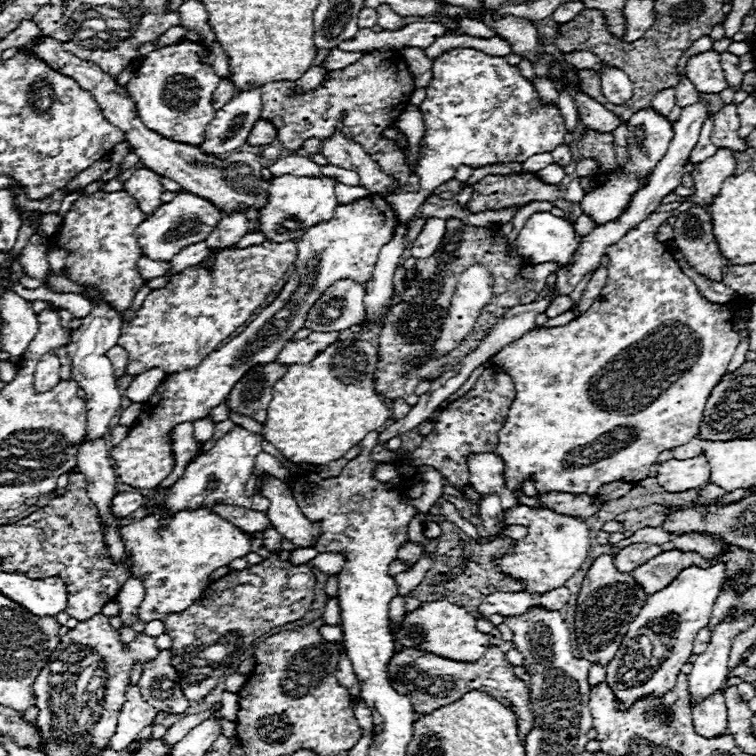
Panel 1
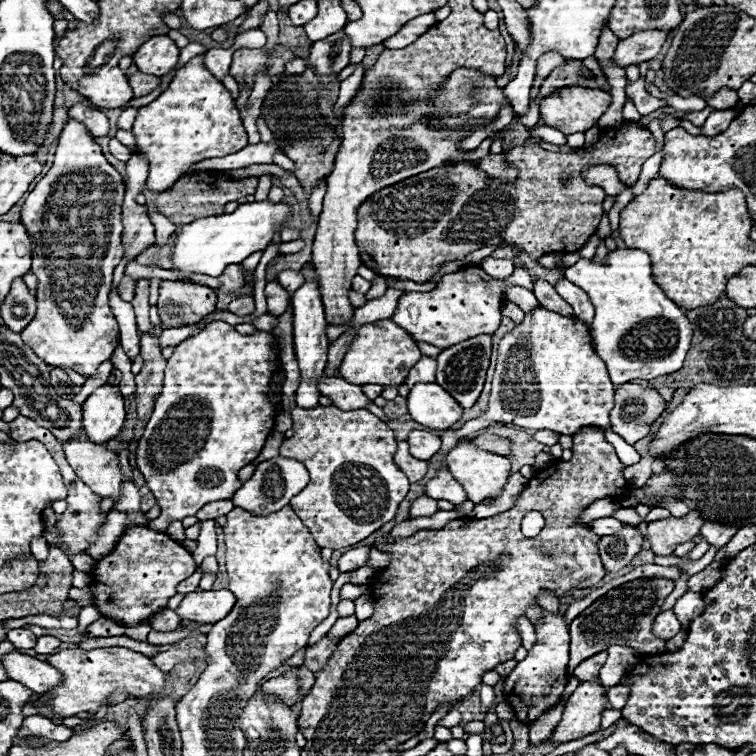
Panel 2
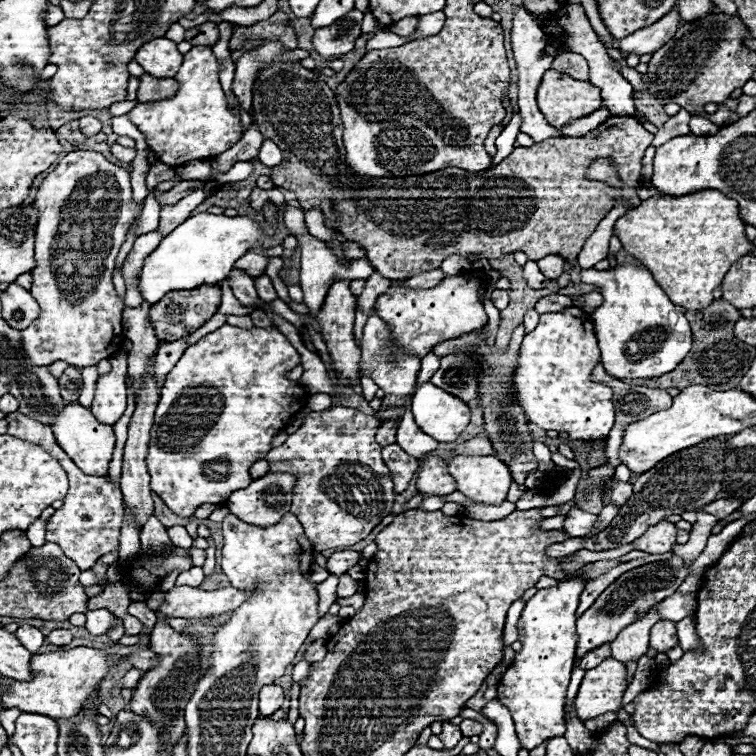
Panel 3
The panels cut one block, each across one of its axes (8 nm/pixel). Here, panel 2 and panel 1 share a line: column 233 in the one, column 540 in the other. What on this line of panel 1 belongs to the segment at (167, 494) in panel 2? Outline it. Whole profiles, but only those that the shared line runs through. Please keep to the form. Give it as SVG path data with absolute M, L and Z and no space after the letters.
M654 212L644 222L640 222L636 228L626 232L620 242L606 248L610 262L608 262L608 282L602 288L604 298L598 298L584 314L580 314L578 318L574 318L572 322L568 322L564 326L554 326L554 328L538 326L538 328L526 332L524 336L520 336L518 340L510 342L506 348L502 348L492 358L492 364L506 368L506 372L510 372L510 378L512 378L514 388L516 388L516 396L510 404L508 418L498 434L498 446L496 446L496 456L502 458L502 462L504 462L506 488L510 488L514 494L518 490L522 490L522 484L530 478L530 480L534 480L538 494L542 494L542 492L570 492L570 494L598 496L600 488L610 484L610 482L618 482L618 480L638 482L638 480L648 478L648 468L652 464L656 464L656 458L660 452L688 444L692 438L698 436L698 426L702 422L702 412L704 412L706 400L708 400L712 388L718 384L718 380L726 374L726 368L732 360L732 354L740 342L738 332L732 330L738 302L734 300L734 302L724 304L726 310L720 312L718 310L720 304L712 304L712 302L704 300L698 294L698 288L694 286L694 282L682 274L678 262L672 258L670 248L666 244L658 242L654 236L656 232L652 232L652 226L660 226L670 216L672 216L670 212Z

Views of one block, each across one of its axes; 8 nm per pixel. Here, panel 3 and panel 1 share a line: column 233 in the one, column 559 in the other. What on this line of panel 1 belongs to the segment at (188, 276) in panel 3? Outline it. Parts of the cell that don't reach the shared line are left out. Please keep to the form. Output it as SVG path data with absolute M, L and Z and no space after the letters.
M550 212L530 216L516 238L520 256L532 258L534 264L556 262L560 268L570 264L580 242L582 236L574 232L574 224Z

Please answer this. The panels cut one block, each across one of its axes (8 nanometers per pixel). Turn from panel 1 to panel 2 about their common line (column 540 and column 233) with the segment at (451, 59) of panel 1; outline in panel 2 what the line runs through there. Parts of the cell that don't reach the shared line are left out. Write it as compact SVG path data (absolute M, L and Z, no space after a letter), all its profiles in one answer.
M198 54L176 70L170 86L148 106L138 108L134 122L134 136L138 154L144 154L150 162L148 188L152 192L170 190L172 184L192 164L206 158L222 158L242 150L246 142L246 130L234 104L234 98L204 66L204 54Z

